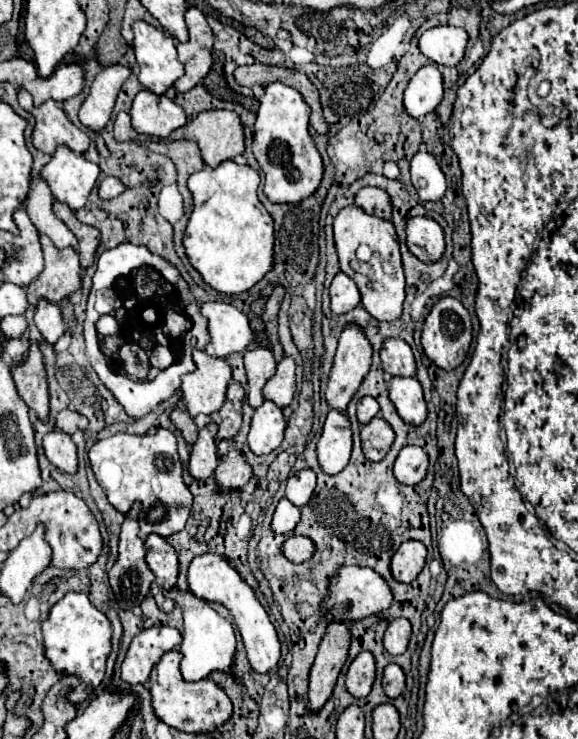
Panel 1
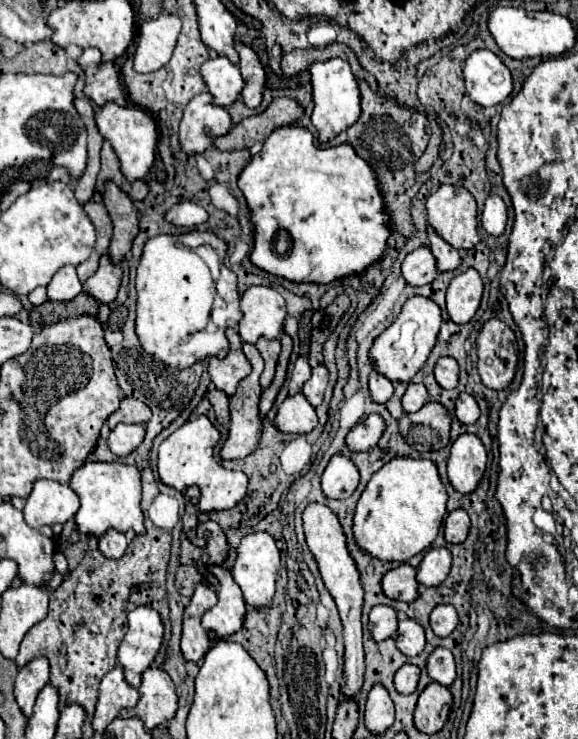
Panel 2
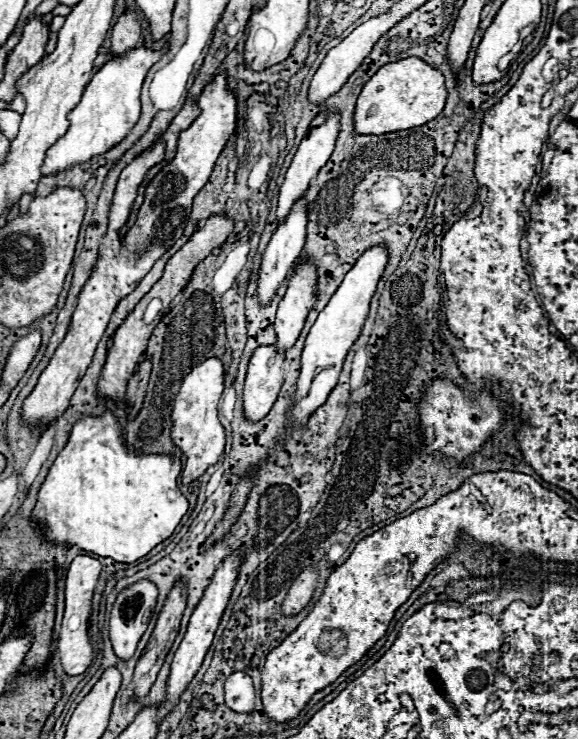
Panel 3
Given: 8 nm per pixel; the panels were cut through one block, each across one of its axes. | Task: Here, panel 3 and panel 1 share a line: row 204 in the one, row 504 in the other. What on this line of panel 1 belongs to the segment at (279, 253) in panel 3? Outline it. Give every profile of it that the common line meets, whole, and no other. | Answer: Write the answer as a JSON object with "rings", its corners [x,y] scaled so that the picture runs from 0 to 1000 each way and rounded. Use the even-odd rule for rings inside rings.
{"rings":[[[519,636],[512,639],[509,644],[498,647],[498,655],[495,655],[495,674],[522,687],[533,682],[540,666],[543,666],[543,658],[547,658],[547,641],[540,636]]]}

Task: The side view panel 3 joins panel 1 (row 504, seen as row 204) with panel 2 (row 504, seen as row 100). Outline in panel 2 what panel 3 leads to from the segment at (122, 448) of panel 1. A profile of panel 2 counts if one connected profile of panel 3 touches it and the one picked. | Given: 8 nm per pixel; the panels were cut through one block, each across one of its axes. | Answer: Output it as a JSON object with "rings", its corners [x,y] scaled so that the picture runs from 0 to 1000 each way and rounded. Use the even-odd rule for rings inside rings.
{"rings":[[[346,563],[343,568],[322,571],[301,587],[294,587],[273,606],[273,644],[287,658],[298,658],[318,666],[325,658],[343,658],[349,671],[343,690],[367,693],[367,690],[398,690],[405,687],[422,671],[429,647],[422,639],[391,636],[384,633],[370,617],[370,601],[381,595],[381,585],[367,576],[360,563]]]}

